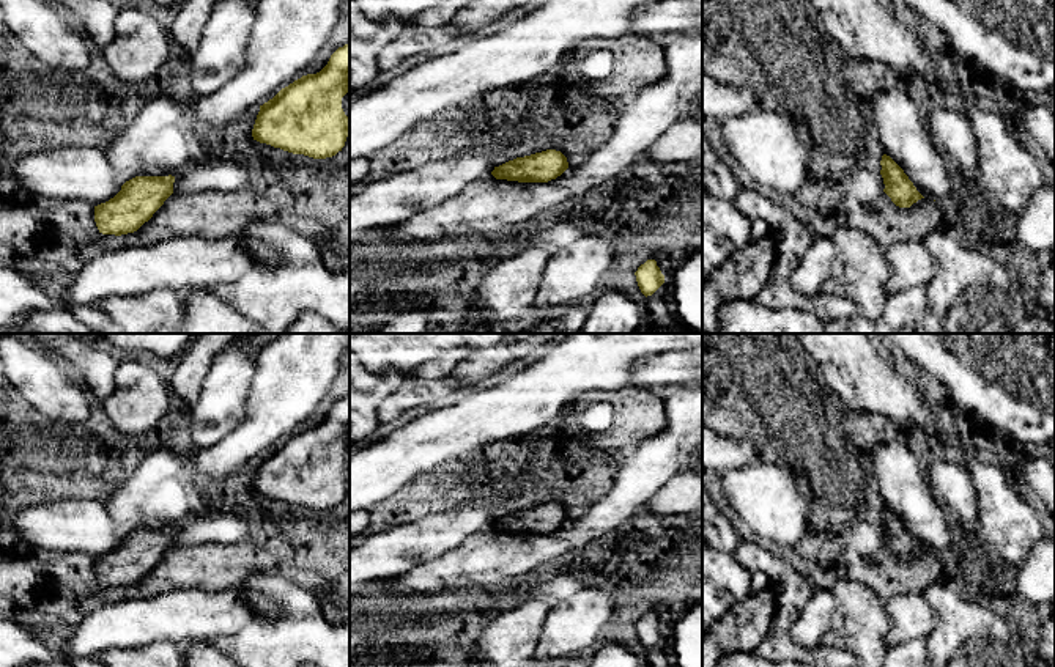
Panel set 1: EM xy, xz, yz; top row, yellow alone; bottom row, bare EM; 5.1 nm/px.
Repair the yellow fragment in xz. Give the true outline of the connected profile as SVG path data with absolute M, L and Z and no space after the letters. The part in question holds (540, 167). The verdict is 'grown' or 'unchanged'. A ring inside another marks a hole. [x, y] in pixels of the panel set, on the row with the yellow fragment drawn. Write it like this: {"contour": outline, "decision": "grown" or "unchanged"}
{"contour": "M546 149L494 167L491 175L496 179L518 182L548 182L561 176L567 168L567 157L561 151Z", "decision": "unchanged"}

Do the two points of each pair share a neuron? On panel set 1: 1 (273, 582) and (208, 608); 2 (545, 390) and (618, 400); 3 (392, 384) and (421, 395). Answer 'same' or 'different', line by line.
1: different
2: different
3: different

